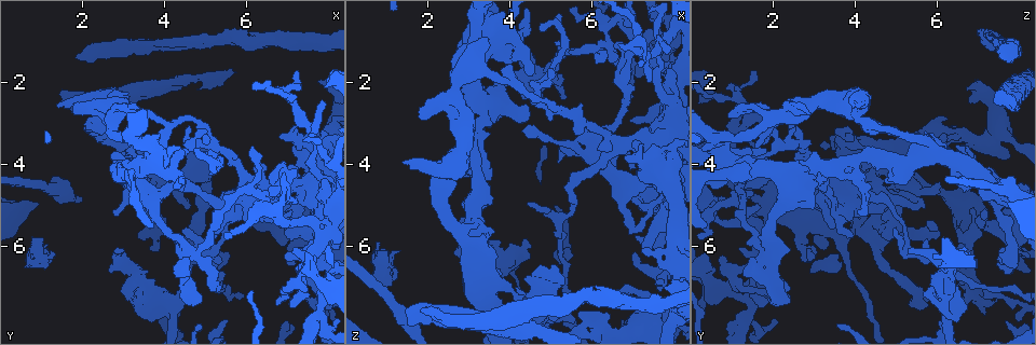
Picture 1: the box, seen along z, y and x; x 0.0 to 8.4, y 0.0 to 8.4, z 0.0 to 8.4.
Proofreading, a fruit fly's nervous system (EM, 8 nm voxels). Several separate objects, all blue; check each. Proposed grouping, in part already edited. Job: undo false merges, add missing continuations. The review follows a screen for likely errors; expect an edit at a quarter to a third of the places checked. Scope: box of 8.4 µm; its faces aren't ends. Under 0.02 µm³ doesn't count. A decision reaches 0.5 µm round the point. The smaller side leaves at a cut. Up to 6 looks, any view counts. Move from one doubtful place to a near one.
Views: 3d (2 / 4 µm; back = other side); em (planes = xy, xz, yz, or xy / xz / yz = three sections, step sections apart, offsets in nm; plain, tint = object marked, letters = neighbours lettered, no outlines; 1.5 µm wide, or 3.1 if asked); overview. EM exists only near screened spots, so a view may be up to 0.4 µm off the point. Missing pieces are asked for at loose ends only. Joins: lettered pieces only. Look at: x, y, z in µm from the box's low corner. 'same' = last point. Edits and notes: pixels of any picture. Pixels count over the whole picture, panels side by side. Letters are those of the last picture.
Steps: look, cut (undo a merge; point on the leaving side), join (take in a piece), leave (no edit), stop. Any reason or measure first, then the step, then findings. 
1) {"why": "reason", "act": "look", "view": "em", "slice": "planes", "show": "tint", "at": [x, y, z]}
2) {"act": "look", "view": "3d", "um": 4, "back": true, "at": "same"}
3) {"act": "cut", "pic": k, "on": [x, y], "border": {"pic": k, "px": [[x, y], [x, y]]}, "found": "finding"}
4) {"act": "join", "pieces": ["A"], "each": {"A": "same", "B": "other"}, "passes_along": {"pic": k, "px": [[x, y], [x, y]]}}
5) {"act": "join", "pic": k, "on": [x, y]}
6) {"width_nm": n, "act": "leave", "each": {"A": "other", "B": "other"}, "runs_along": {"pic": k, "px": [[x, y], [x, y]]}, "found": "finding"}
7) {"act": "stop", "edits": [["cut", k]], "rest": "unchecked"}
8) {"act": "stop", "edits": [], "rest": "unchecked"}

{"why": "thin neck", "act": "look", "view": "em", "slice": "xy", "step": 8, "show": "letters", "at": [4.50, 4.40, 7.25]}

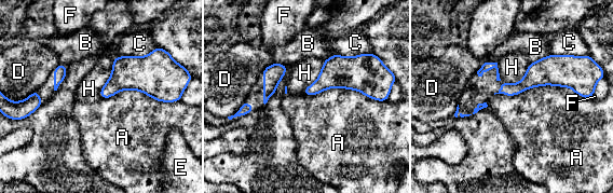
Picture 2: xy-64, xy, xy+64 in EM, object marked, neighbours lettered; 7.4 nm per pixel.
{"act": "leave", "each": {"A": "other", "B": "other", "C": "other", "D": "other", "E": "other", "F": "other", "H": "other"}, "border": {"pic": 2, "px": [[547, 84], [514, 95], [493, 94]]}, "found": "one neuron here"}

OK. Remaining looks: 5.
{"why": "free end", "act": "look", "view": "3d", "um": 4, "at": [7.40, 4.50, 6.10]}

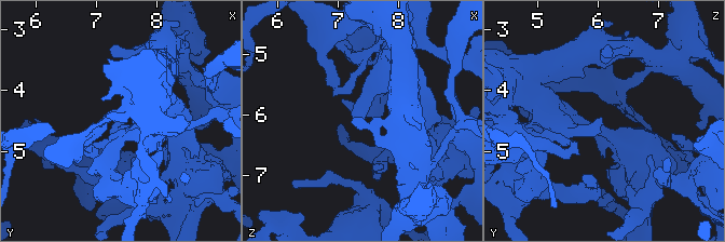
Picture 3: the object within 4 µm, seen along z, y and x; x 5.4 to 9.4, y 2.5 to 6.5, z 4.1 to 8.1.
{"act": "look", "view": "em", "slice": "xz", "step": 8, "show": "letters", "at": [7.40, 4.55, 6.10]}

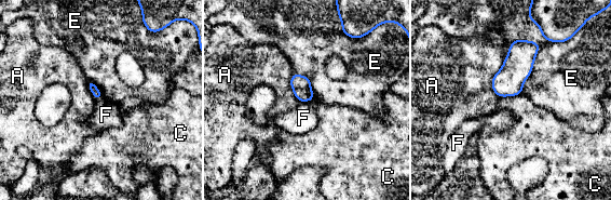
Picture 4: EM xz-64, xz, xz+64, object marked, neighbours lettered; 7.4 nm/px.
{"act": "leave", "each": {"A": "other", "C": "other", "E": "other", "F": "other"}, "border": {"pic": 4, "px": [[523, 93], [499, 97]]}, "found": "none of them fits"}

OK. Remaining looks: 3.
{"why": "an open end", "act": "look", "view": "em", "slice": "planes", "show": "plain", "at": [1.60, 2.45, 7.95]}

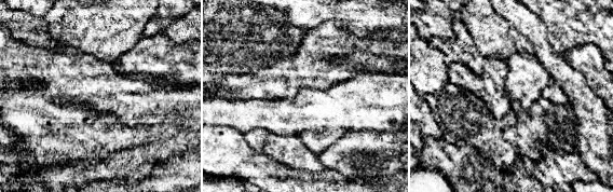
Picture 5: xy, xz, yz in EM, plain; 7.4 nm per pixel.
{"act": "look", "view": "em", "slice": "planes", "show": "tint", "at": "same"}

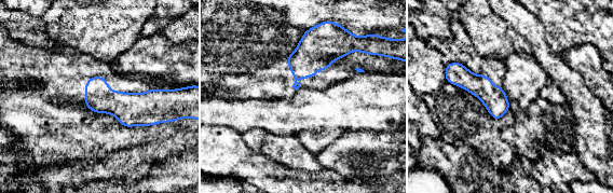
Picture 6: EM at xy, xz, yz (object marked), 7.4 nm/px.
{"why": "what lies round it", "act": "look", "view": "em", "slice": "planes", "show": "letters", "at": "same"}

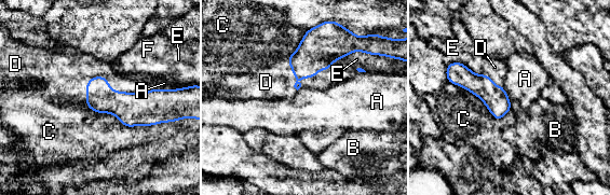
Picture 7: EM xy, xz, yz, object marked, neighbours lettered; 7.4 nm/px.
{"act": "join", "pieces": ["D"], "each": {"A": "other", "B": "other", "C": "other", "D": "same", "E": "other", "F": "other"}, "passes_along": {"pic": 7, "px": [[100, 98], [102, 77], [69, 70]]}, "found": "it goes on there"}

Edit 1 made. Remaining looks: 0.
{"act": "stop", "edits": [["join", 7]], "rest": "unchecked"}

